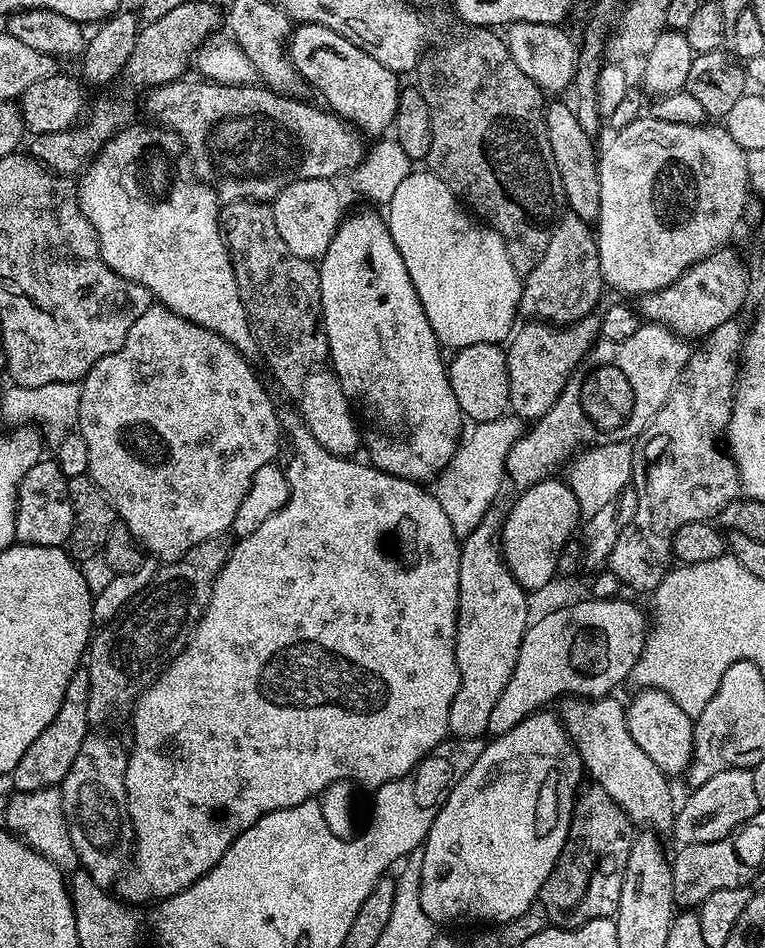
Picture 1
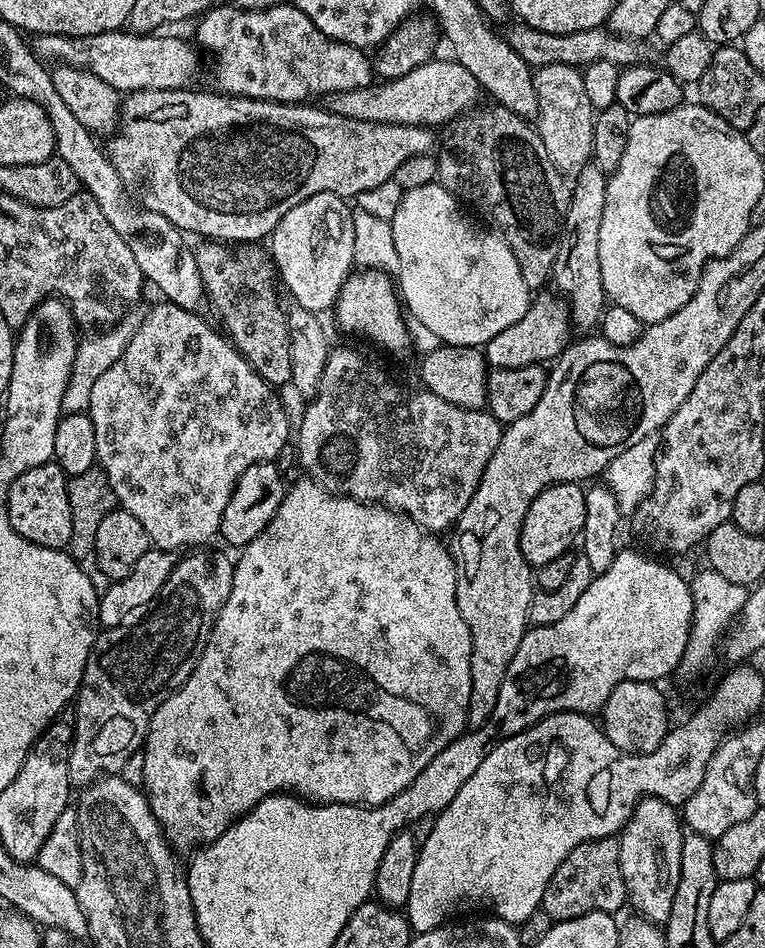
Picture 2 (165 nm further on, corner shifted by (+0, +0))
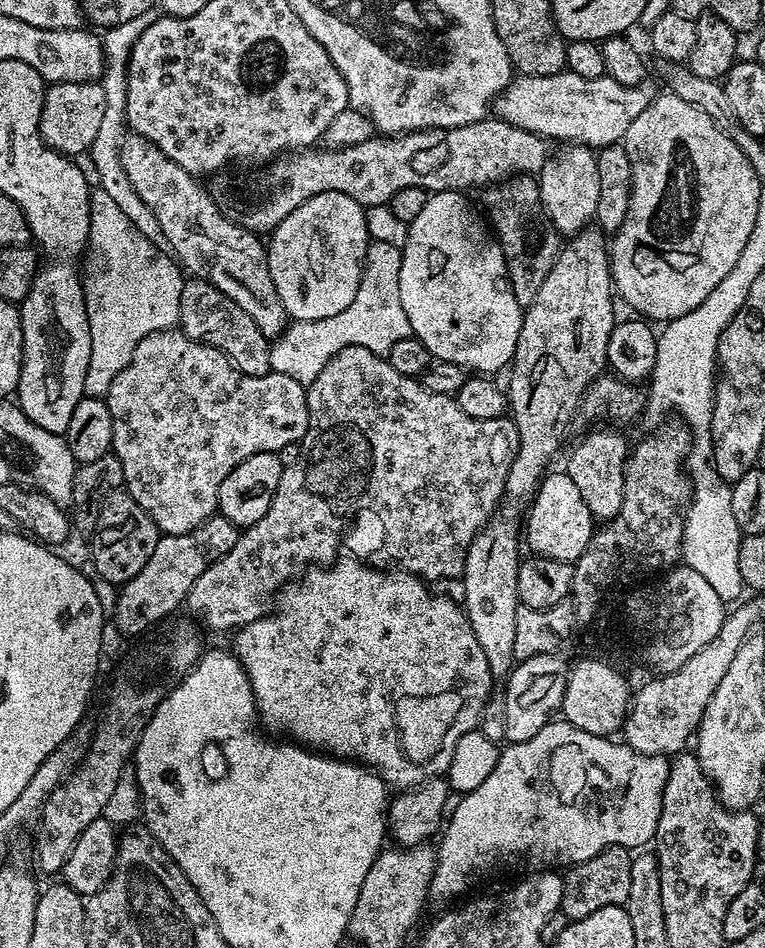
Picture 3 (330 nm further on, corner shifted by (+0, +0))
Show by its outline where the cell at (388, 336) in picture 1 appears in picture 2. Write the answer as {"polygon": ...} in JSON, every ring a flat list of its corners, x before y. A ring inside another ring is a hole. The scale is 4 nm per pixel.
{"polygon":[[375,268,353,271,338,294,335,312,337,326,352,336,361,336,388,352,404,352,413,347,410,324,406,319,397,285,389,273]]}

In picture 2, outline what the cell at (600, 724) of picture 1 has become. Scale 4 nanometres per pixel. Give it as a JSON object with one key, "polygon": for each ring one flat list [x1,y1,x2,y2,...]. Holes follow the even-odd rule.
{"polygon":[[645,796,640,800,634,814,628,819,628,825,619,833,618,866,622,866,622,878,628,891,627,903,630,908,632,904,631,911,635,915,643,916,652,924,663,926,670,918,670,906,674,906,674,890,678,890,678,878,682,870,682,842,685,835,681,813,658,796]]}

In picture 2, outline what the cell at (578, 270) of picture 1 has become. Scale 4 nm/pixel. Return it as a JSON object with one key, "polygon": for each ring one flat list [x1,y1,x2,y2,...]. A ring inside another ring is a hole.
{"polygon":[[551,295,540,296,537,300,535,297,529,303,526,314,522,314,522,318,514,322,514,326,508,326,506,330,502,330,502,334,490,338,490,342,483,345,482,351,489,369,521,368,531,364,544,366,555,361,568,347,570,343,568,331,573,331,574,328,570,309,559,295]]}

